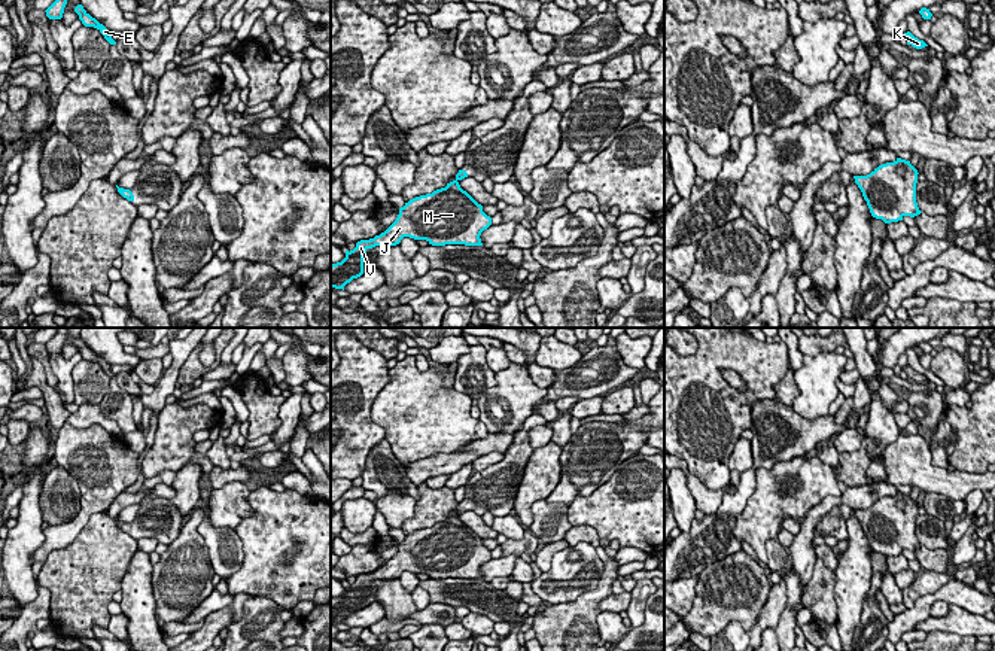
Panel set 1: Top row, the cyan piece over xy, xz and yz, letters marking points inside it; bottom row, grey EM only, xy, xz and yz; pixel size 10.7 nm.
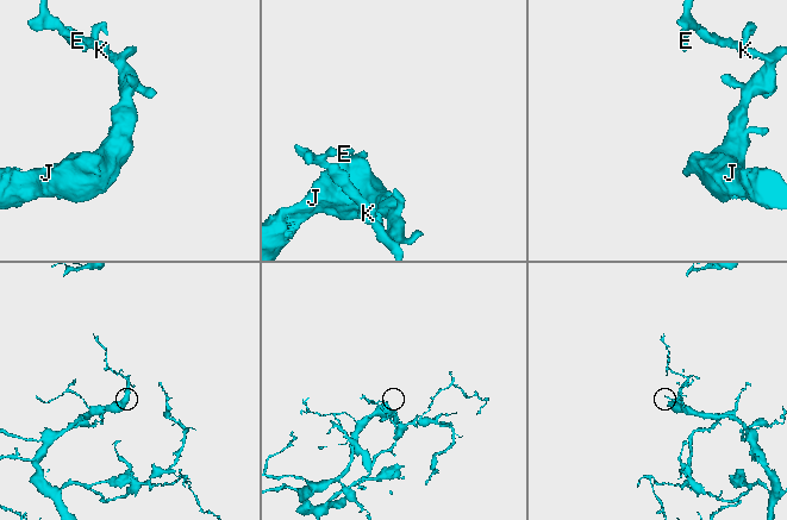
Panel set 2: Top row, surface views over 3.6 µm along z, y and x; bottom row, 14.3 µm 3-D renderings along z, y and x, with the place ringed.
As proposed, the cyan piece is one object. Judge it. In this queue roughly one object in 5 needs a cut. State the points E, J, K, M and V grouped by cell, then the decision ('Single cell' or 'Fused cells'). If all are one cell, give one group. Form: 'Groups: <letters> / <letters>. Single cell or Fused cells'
Groups: E J K M V. Single cell

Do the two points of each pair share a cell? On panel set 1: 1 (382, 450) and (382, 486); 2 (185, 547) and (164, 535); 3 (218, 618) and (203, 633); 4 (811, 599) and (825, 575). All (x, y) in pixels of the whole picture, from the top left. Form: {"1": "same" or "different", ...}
{"1": "same", "2": "different", "3": "same", "4": "same"}

